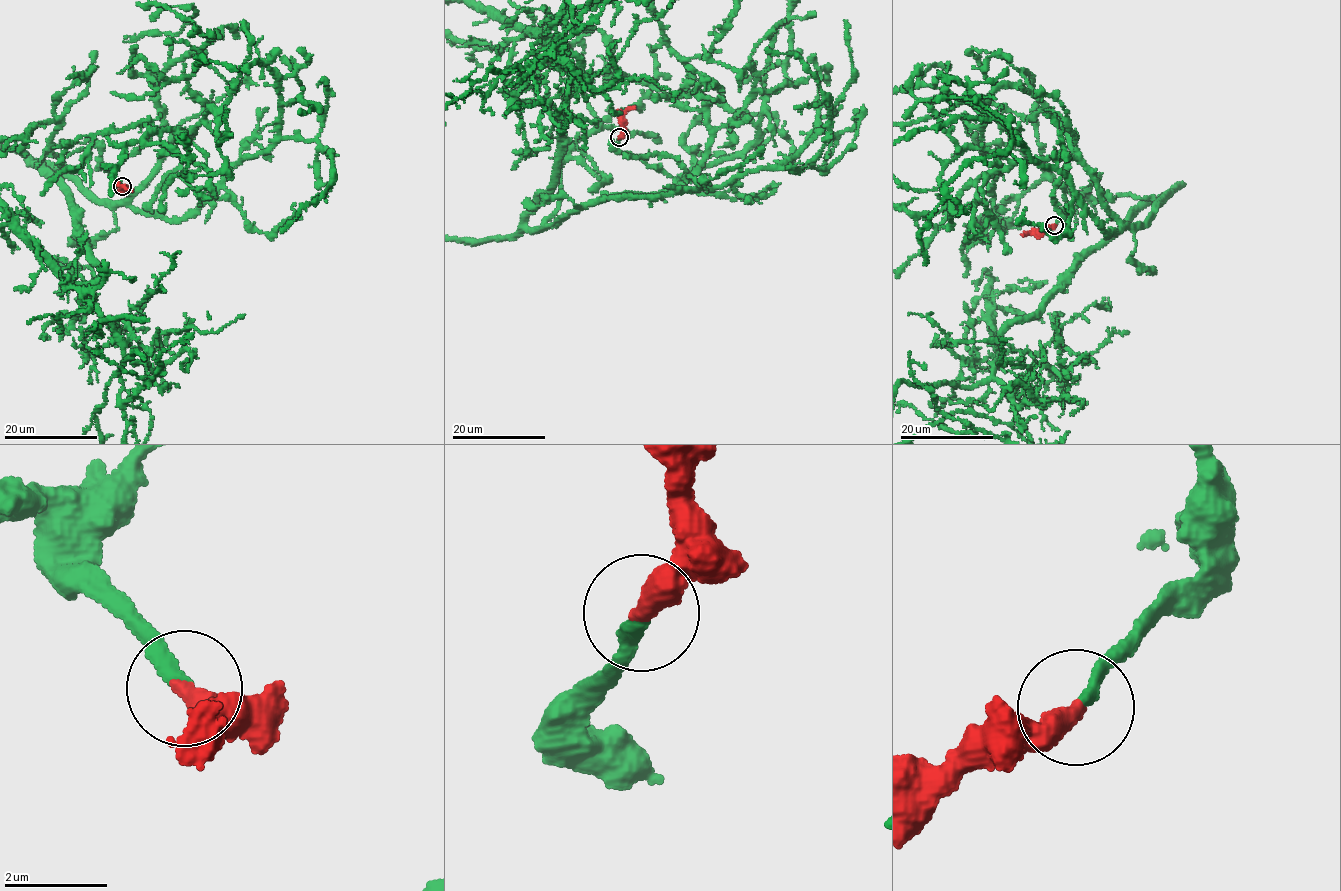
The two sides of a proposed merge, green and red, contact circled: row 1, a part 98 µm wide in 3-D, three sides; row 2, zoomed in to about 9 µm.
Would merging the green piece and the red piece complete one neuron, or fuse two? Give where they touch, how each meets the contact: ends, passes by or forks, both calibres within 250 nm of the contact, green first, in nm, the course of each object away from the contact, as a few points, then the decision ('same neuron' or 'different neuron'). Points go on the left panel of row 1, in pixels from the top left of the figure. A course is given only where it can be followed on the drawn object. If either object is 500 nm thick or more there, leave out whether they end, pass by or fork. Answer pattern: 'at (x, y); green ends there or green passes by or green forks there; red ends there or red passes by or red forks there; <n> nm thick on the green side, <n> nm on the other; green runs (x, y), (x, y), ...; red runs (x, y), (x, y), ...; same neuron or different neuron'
at (122, 186); green ends there; red ends there; 240 nm thick on the green side, 420 nm on the other; red runs (123, 186), (125, 189), (120, 186), (132, 190); same neuron

